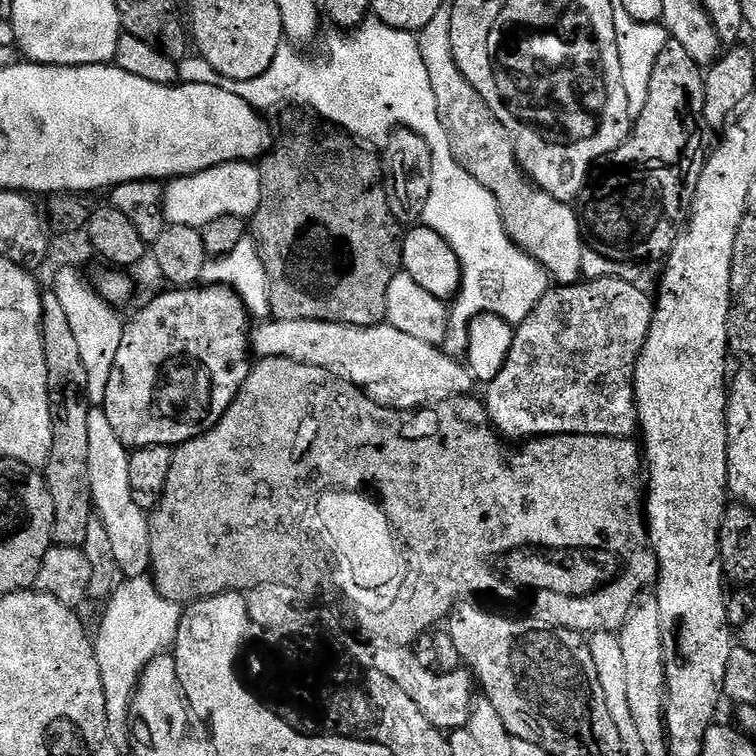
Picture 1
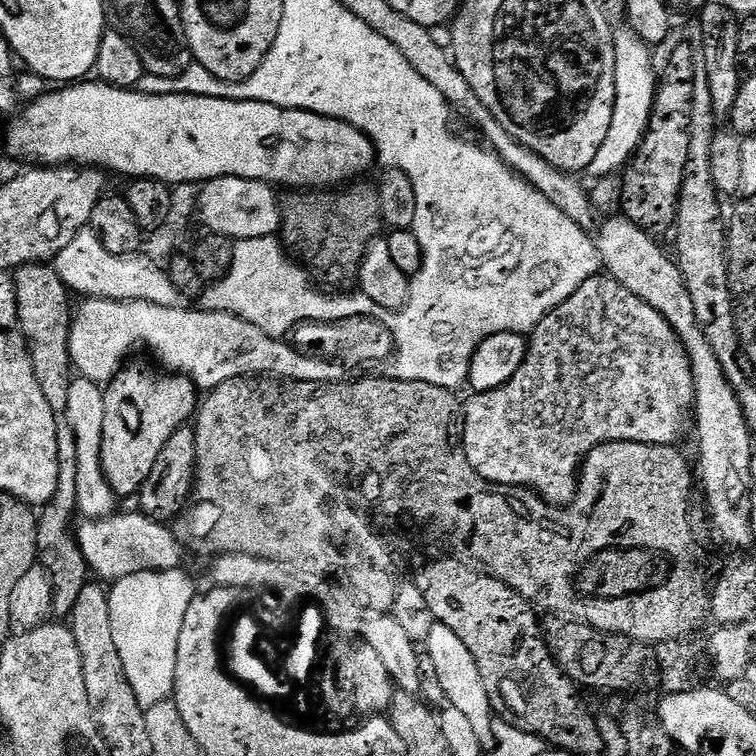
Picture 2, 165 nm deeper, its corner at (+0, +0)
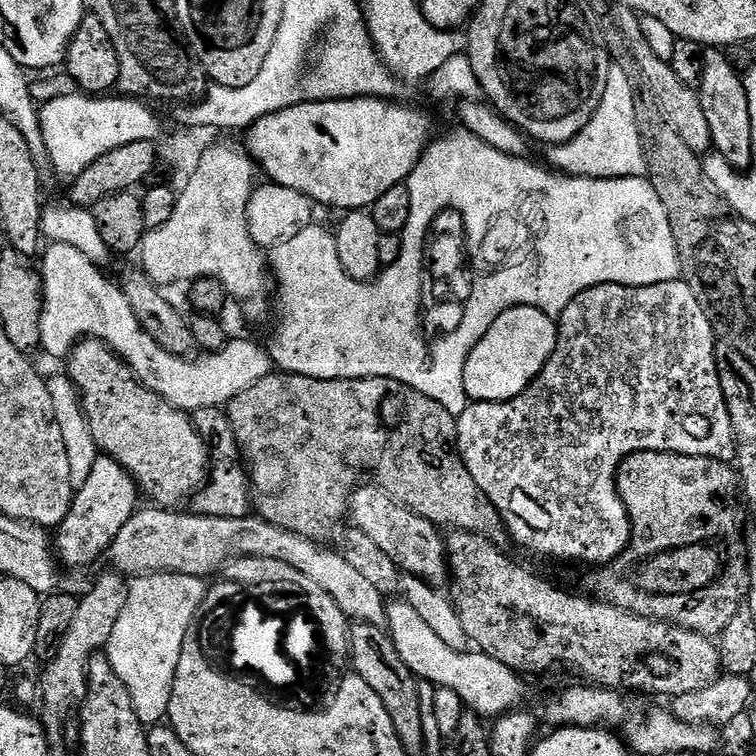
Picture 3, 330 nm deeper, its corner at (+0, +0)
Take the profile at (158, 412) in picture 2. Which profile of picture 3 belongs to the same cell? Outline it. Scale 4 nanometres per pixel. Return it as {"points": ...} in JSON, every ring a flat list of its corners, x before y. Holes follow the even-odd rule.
{"points":[[97,455,94,466,90,470,90,478,86,478,86,483,82,487,75,489,66,518,59,528,55,529,54,552,59,563,68,570,84,570,80,568,94,563,102,552,107,553,111,549,114,538,118,538,122,526,126,526,126,522,130,522,132,515,137,512,138,505,141,503,139,500,142,500,142,493,136,487,134,477,122,465,114,462,112,456]]}

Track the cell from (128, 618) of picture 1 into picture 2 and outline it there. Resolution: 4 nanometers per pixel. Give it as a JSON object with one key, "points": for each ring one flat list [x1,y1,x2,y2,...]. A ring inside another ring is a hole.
{"points":[[180,568,130,574,111,585,108,601,114,646,118,646,122,666,126,666,126,678,130,678,134,698,140,704,157,704,175,693,178,634,182,634,182,621,196,595,195,582]]}

